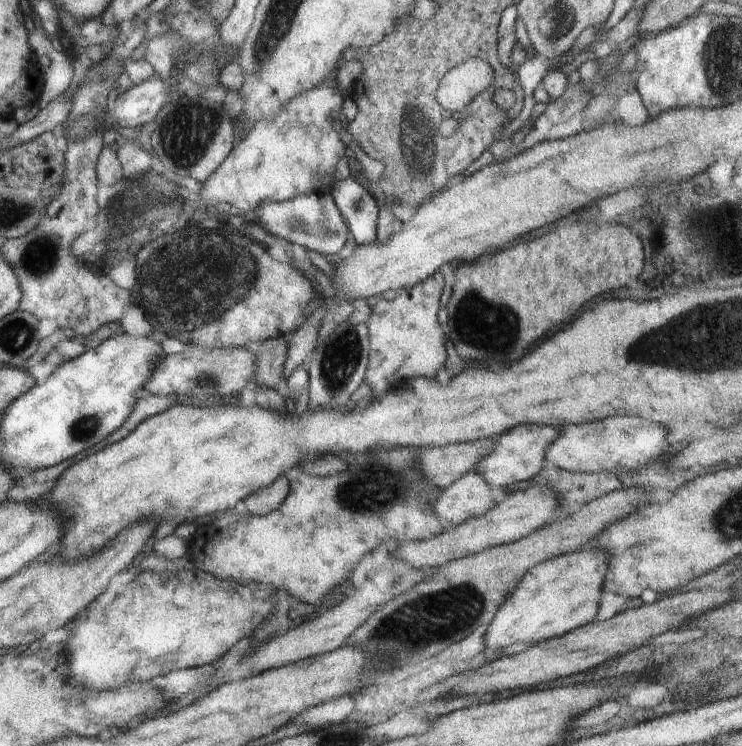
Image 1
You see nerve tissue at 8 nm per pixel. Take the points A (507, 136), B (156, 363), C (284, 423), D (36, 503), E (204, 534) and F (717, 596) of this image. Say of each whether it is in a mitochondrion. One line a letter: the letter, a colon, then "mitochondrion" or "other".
A: other
B: other
C: other
D: other
E: other
F: other

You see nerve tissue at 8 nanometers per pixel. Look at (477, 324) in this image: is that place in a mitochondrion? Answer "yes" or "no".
yes

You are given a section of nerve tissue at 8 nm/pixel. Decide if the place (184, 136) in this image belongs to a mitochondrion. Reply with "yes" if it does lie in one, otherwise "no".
yes

